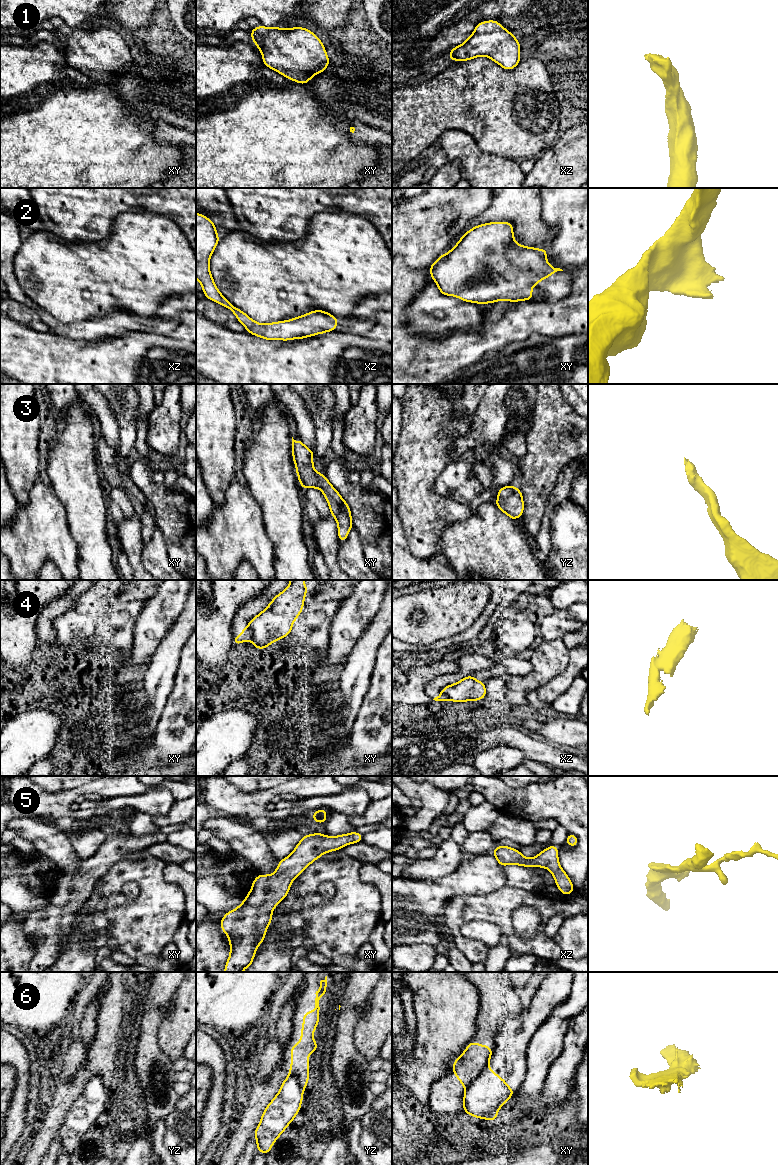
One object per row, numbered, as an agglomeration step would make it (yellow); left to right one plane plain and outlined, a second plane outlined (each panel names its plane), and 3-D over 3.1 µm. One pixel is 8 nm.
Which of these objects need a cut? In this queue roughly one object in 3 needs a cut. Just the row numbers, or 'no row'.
4, 6

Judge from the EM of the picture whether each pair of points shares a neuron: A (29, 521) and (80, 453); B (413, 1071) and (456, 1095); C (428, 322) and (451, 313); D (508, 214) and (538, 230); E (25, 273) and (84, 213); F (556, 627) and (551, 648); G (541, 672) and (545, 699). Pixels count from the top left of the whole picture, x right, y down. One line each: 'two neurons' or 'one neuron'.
A: two neurons
B: two neurons
C: one neuron
D: one neuron
E: two neurons
F: two neurons
G: two neurons

